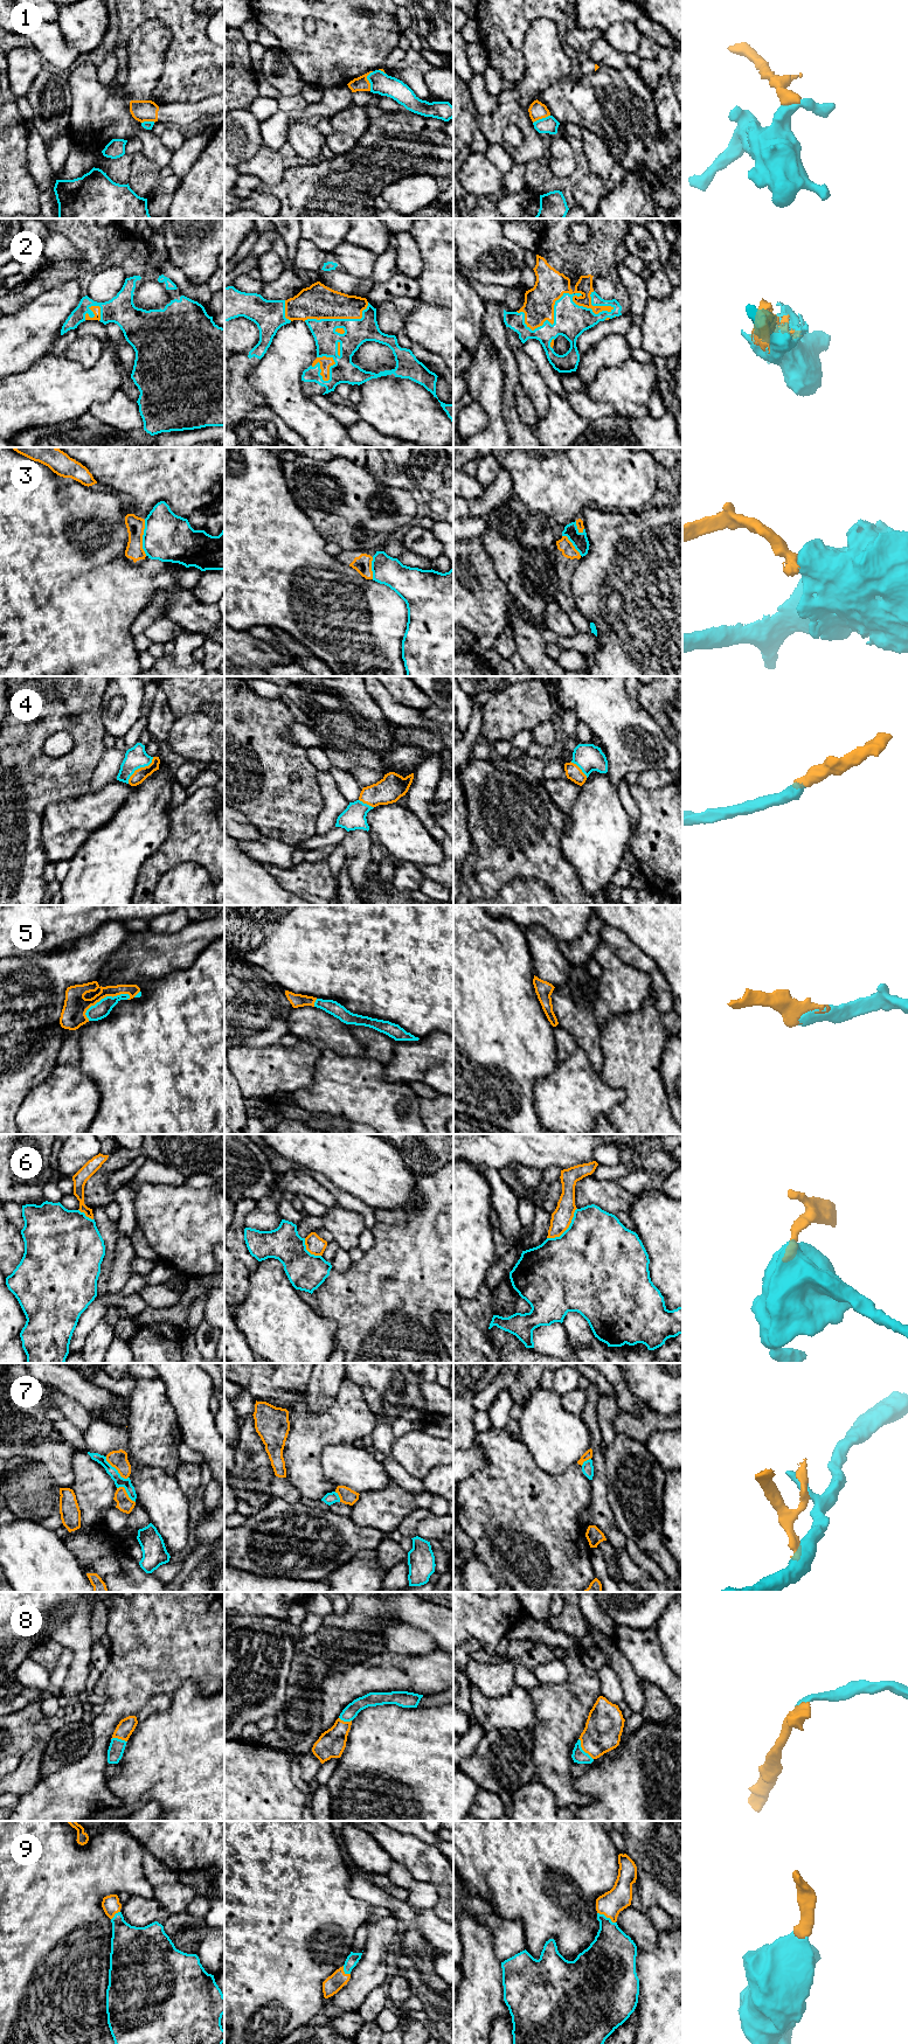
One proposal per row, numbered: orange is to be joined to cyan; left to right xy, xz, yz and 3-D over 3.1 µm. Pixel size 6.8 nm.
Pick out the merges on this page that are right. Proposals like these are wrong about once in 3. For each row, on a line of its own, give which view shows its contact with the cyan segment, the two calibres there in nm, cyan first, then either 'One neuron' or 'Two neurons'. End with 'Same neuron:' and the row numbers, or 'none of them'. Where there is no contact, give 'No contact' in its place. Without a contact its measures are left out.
1: Touches cyan in xz. Thickness 150 nm (cyan) against 100 nm. Two neurons
2: Touches cyan in yz. Thickness 240 nm (cyan) against 200 nm. One neuron
3: Touches cyan in xy. Thickness 320 nm (cyan) against 120 nm. Two neurons
4: Touches cyan in xy. Thickness 150 nm (cyan) against 90 nm. One neuron
5: Touches cyan in xy. Thickness 110 nm (cyan) against 170 nm. One neuron
6: Touches cyan in yz. Thickness 500 nm (cyan) against 140 nm. Two neurons
7: Touches cyan in xy. Thickness 70 nm (cyan) against 130 nm. Two neurons
8: Touches cyan in yz. Thickness 100 nm (cyan) against 260 nm. One neuron
9: Touches cyan in yz. Thickness 300 nm (cyan) against 170 nm. One neuron
Same neuron: 2, 4, 5, 8, 9

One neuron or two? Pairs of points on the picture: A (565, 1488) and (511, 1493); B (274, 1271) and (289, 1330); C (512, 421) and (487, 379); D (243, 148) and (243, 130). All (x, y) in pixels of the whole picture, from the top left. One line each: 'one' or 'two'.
A: one
B: one
C: two
D: one

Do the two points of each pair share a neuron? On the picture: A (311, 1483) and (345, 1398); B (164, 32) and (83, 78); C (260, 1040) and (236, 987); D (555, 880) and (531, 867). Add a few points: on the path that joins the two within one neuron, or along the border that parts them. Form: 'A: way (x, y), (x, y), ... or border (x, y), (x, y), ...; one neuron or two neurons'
A: way (307, 1462), (307, 1444), (332, 1419); one neuron
B: way (159, 58), (132, 90), (110, 96); one neuron
C: way (254, 1027), (254, 1022), (237, 1006), (237, 1000); one neuron
D: way (549, 874), (542, 867), (536, 867); one neuron

